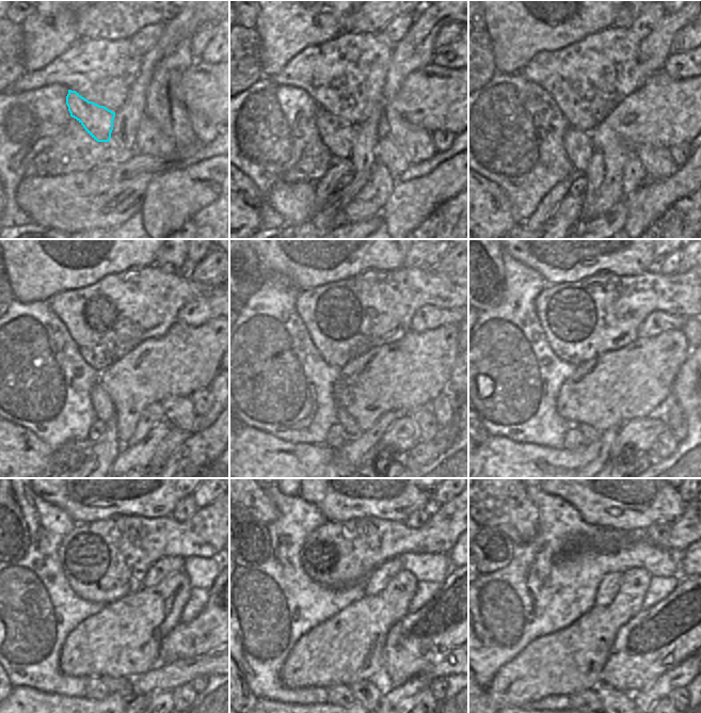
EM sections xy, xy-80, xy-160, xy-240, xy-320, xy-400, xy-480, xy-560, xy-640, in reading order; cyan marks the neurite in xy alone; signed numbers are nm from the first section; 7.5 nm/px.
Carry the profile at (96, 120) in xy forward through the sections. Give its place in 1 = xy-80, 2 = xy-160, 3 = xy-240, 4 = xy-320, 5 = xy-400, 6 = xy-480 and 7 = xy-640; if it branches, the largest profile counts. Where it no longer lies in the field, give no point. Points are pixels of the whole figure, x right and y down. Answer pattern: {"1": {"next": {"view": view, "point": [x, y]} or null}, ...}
{"1": {"next": {"view": "xy-80", "point": [338, 136]}}, "2": {"next": {"view": "xy-160", "point": [577, 144]}}, "3": {"next": {"view": "xy-240", "point": [102, 405]}}, "4": {"next": {"view": "xy-320", "point": [344, 418]}}, "5": {"next": {"view": "xy-400", "point": [589, 432]}}, "6": {"next": {"view": "xy-480", "point": [123, 686]}}, "7": {"next": {"view": "xy-640", "point": [607, 695]}}}

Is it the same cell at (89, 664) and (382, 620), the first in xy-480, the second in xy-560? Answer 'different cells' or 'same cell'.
same cell

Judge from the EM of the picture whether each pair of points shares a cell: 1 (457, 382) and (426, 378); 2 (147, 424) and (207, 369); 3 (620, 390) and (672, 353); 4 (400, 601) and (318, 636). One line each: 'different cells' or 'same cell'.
1: different cells
2: different cells
3: same cell
4: same cell

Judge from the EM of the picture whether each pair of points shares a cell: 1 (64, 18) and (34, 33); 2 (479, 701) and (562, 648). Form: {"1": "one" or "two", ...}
{"1": "one", "2": "two"}

